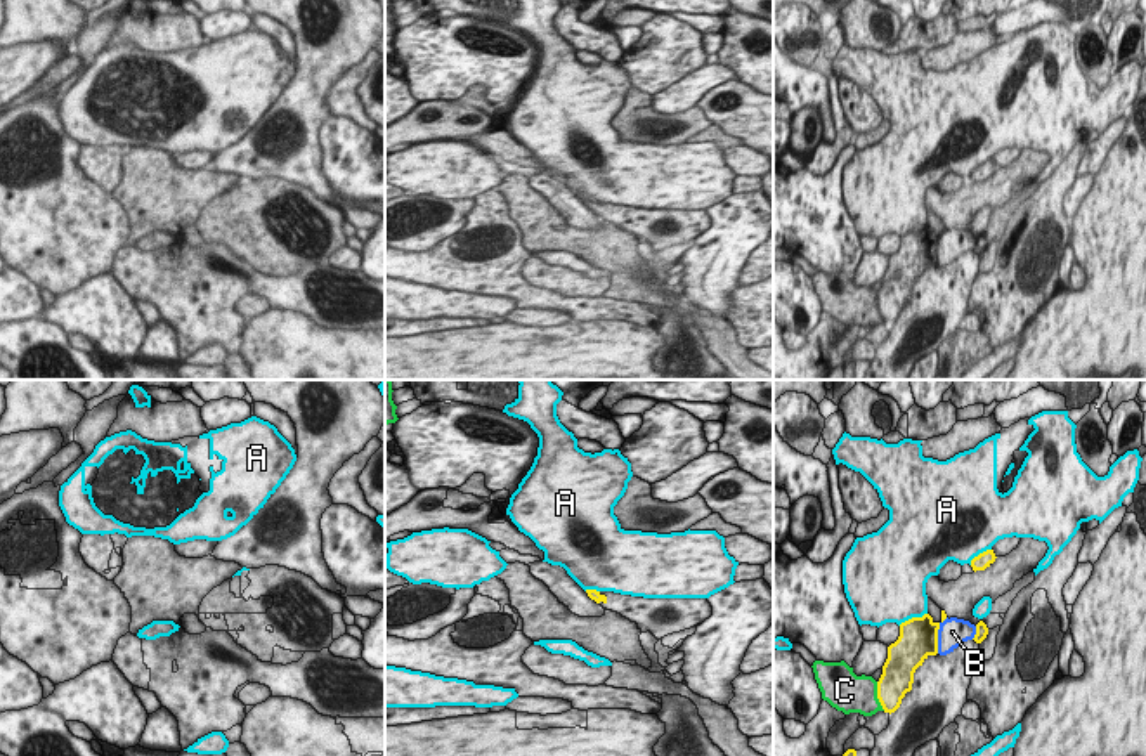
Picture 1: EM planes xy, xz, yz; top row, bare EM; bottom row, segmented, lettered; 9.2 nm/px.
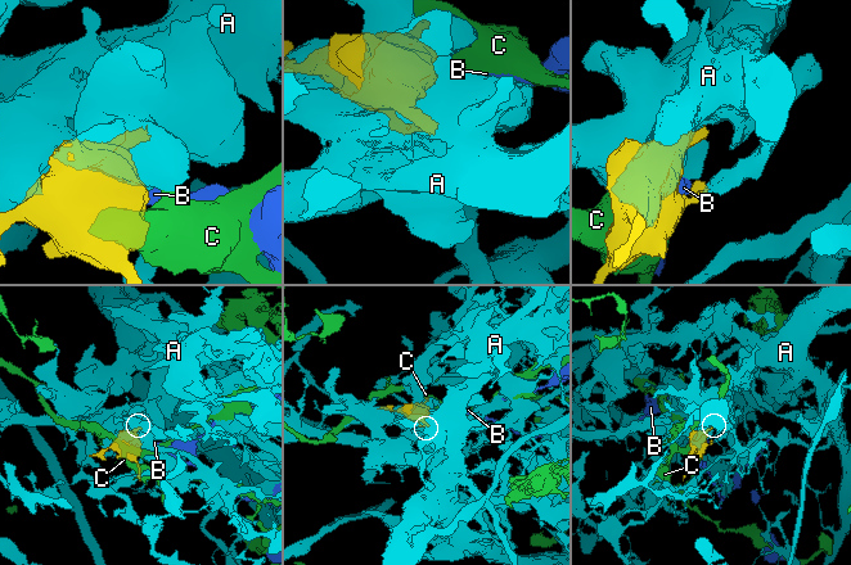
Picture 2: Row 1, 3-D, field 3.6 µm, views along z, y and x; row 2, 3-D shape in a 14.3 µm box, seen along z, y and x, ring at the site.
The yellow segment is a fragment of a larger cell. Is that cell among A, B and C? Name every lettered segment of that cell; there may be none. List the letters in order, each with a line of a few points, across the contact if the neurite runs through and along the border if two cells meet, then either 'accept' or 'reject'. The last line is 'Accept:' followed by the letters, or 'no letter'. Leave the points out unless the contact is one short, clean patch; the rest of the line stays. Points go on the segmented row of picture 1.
A: reject
B: reject
C: reject
Accept: no letter

